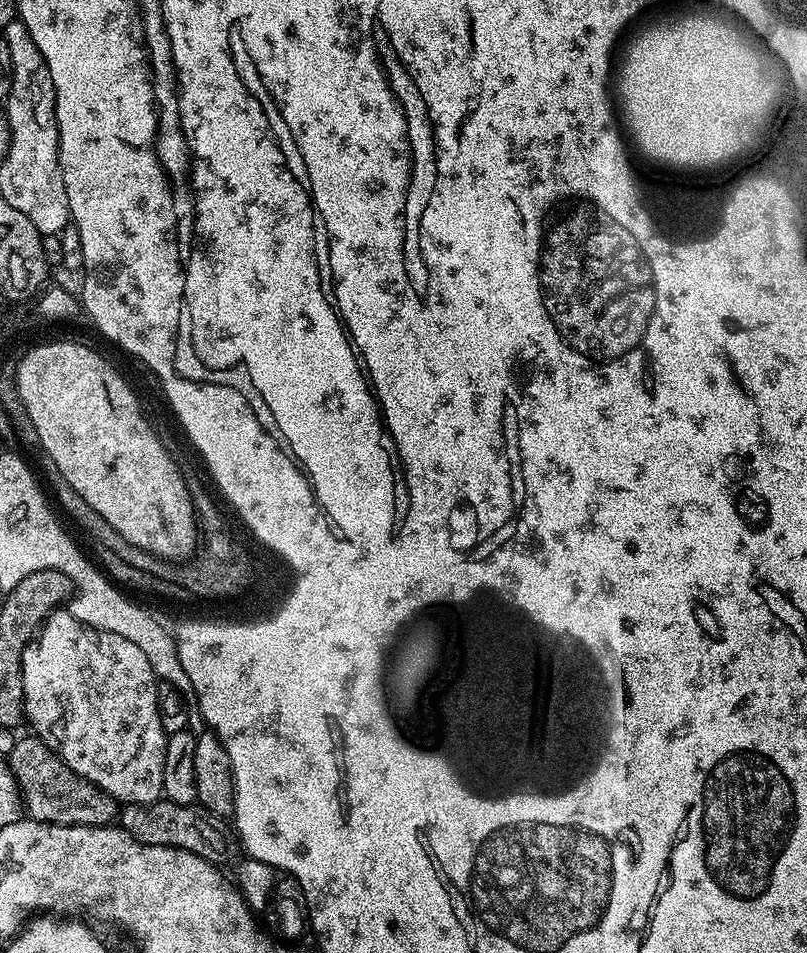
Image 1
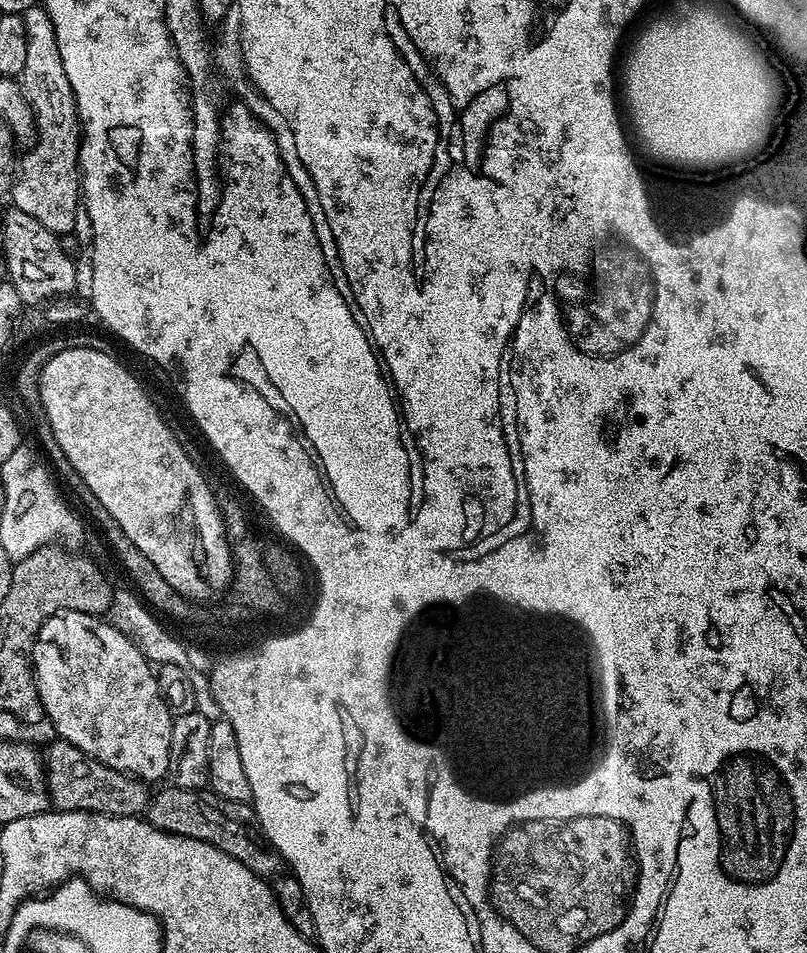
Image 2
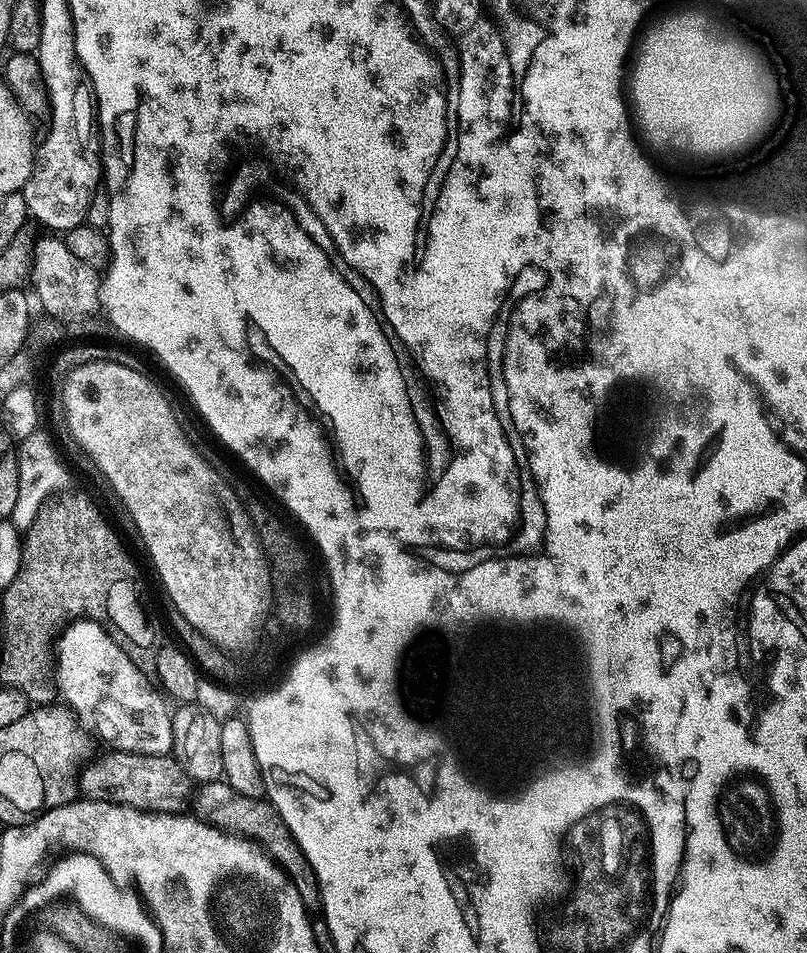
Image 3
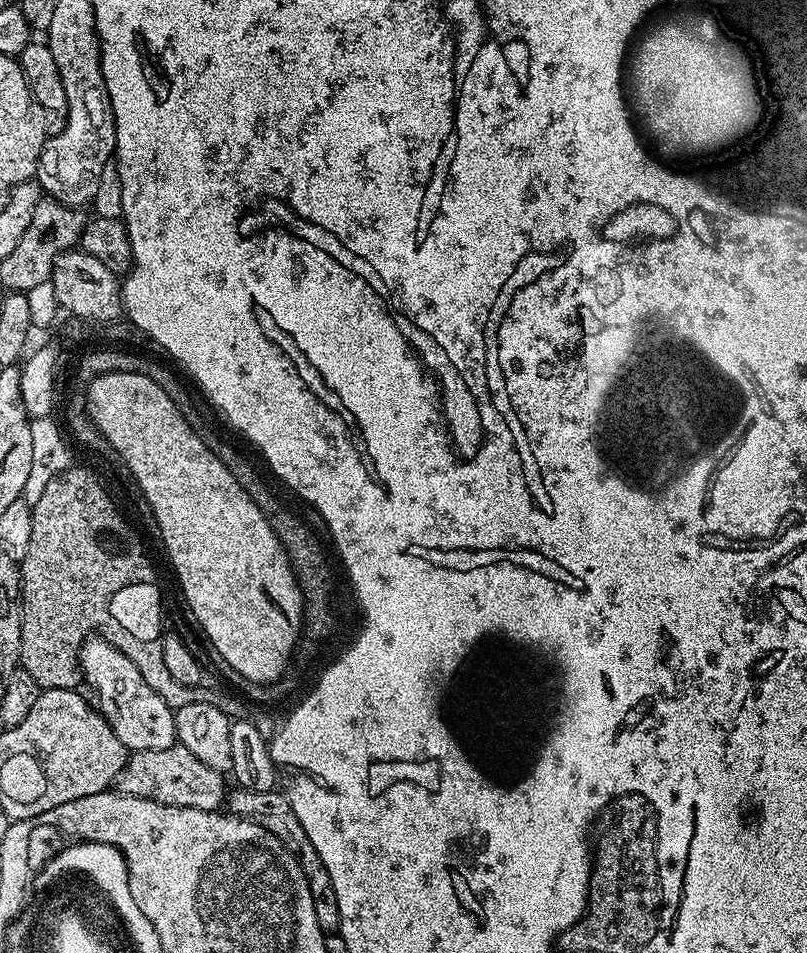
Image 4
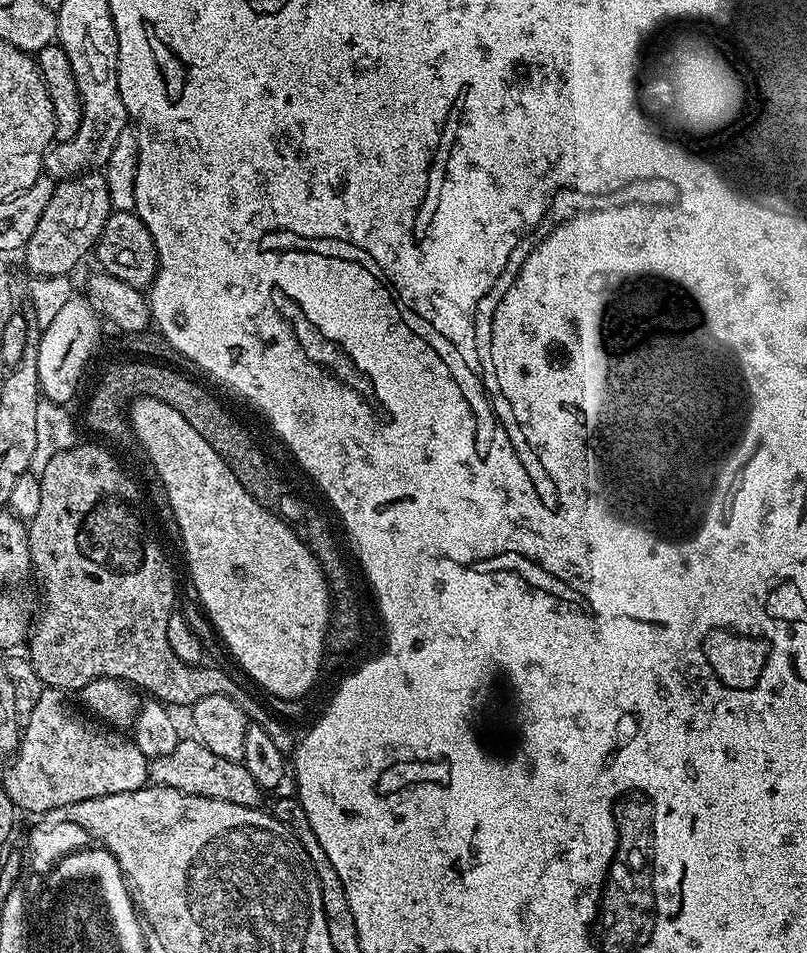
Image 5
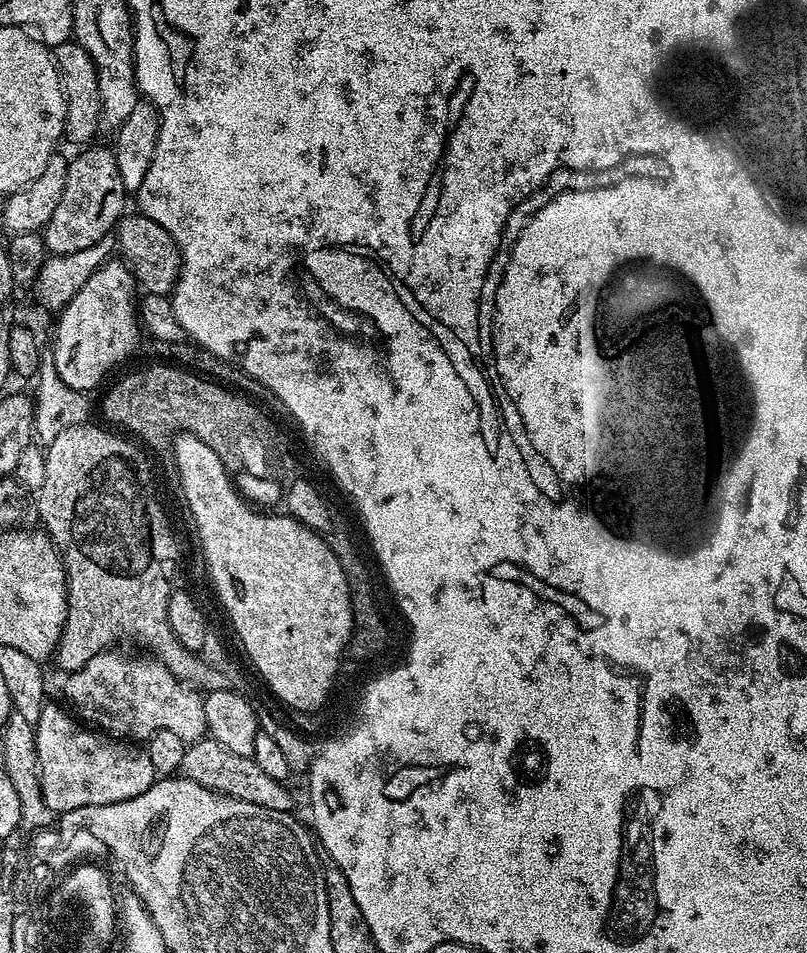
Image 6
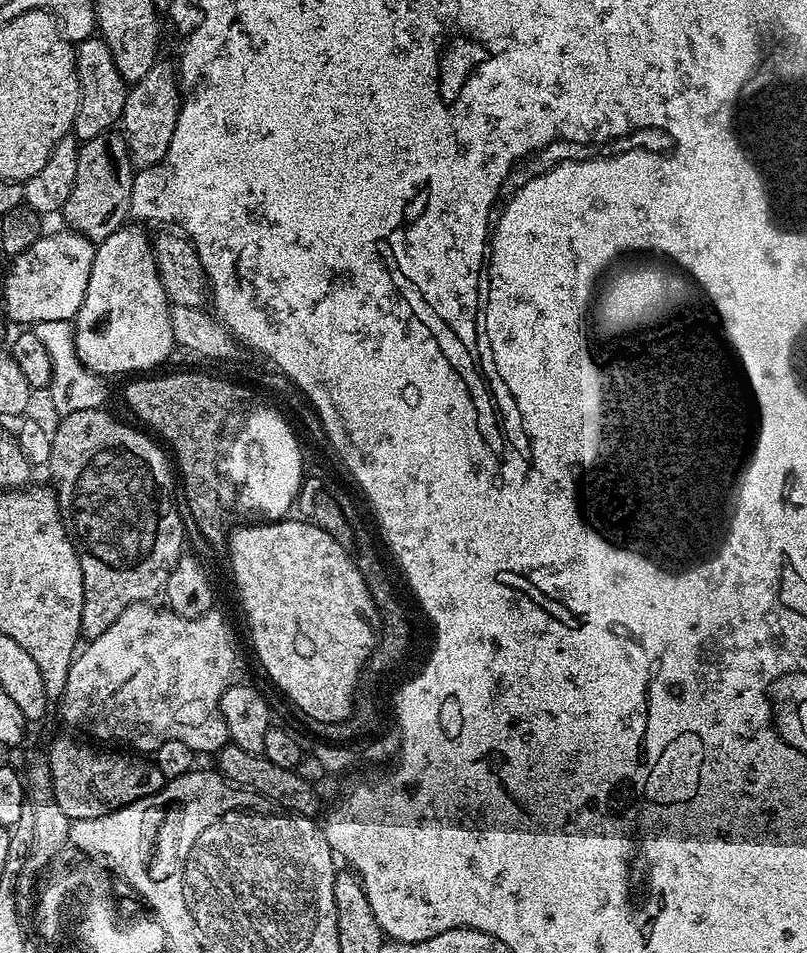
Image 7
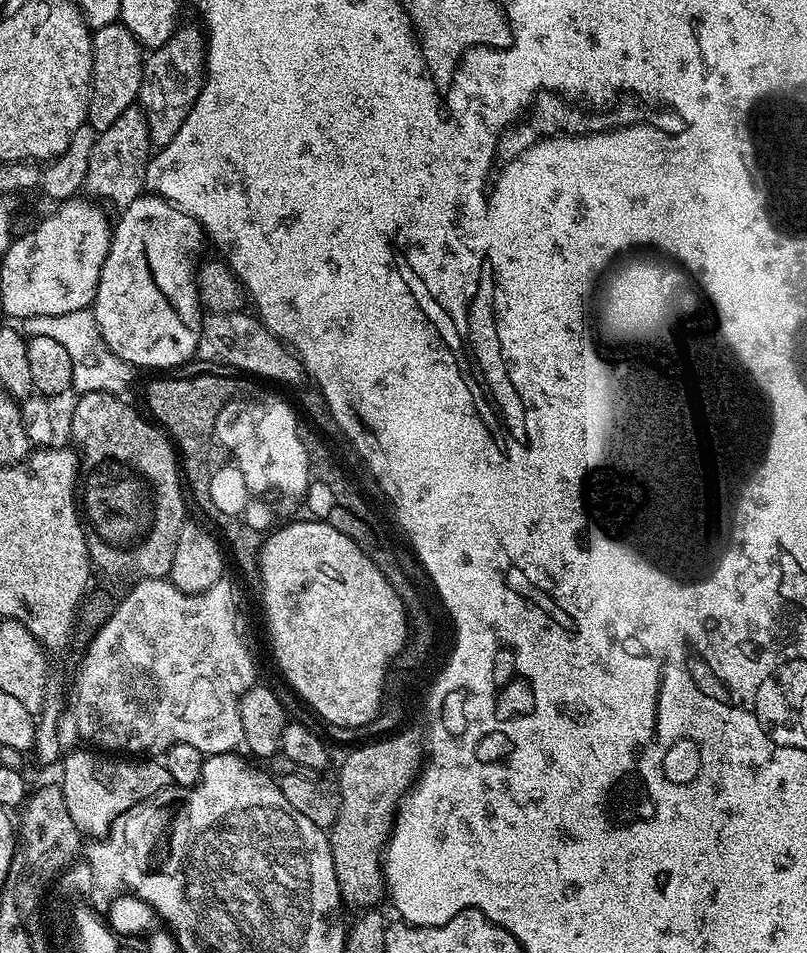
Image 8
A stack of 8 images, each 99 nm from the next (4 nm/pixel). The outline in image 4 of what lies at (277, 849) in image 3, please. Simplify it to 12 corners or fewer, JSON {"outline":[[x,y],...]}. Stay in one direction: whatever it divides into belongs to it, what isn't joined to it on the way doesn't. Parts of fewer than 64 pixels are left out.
{"outline":[[233,787],[226,808],[270,830],[302,866],[324,933],[338,898],[302,822],[280,790]]}

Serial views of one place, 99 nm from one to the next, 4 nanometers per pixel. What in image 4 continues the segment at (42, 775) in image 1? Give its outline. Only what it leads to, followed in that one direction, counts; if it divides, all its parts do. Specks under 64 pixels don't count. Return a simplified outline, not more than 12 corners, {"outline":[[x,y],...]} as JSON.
{"outline":[[177,742],[132,752],[126,796],[214,812],[225,773]]}

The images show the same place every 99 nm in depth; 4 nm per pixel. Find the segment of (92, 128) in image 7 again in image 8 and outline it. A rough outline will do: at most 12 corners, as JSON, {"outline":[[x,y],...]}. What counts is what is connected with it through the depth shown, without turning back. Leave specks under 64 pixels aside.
{"outline":[[117,22],[92,32],[87,123],[137,103],[145,59]]}

